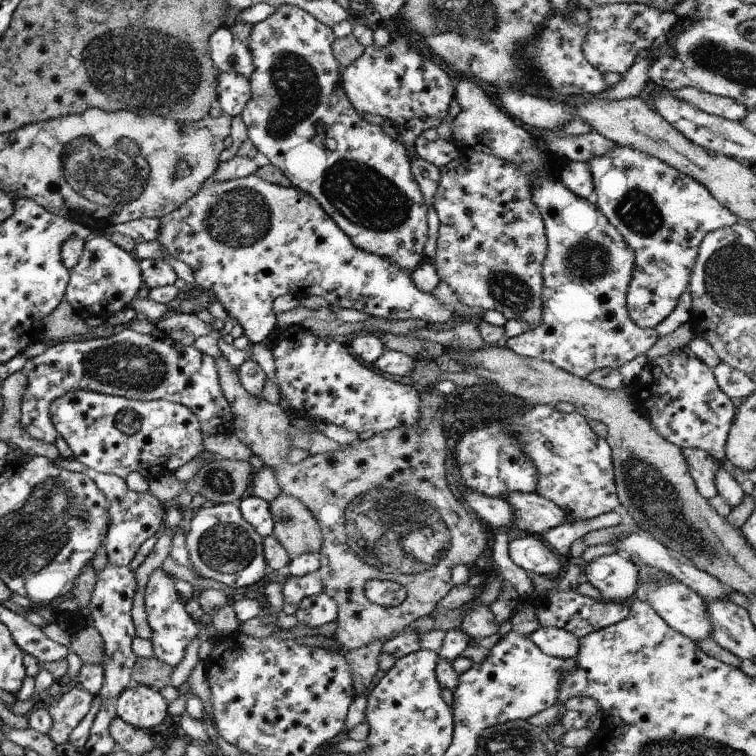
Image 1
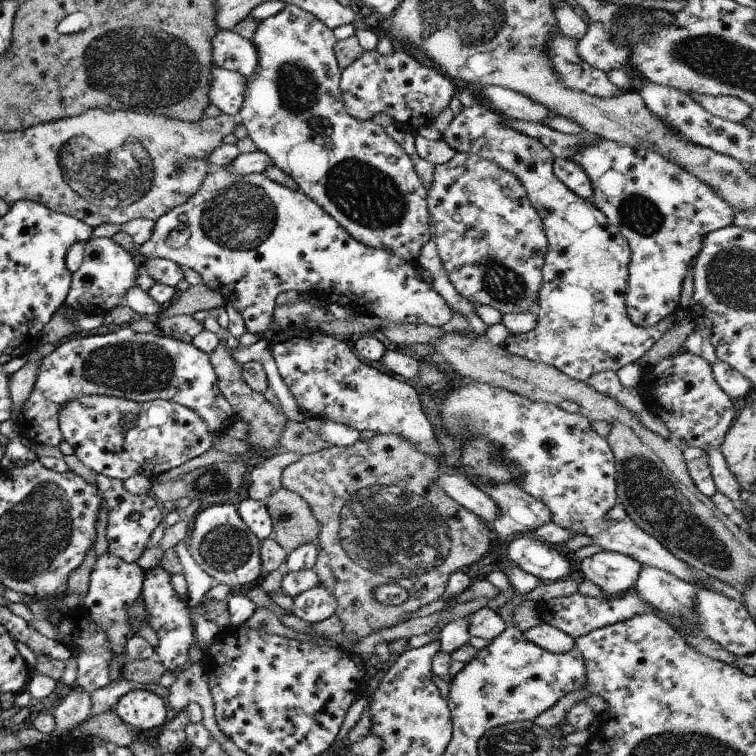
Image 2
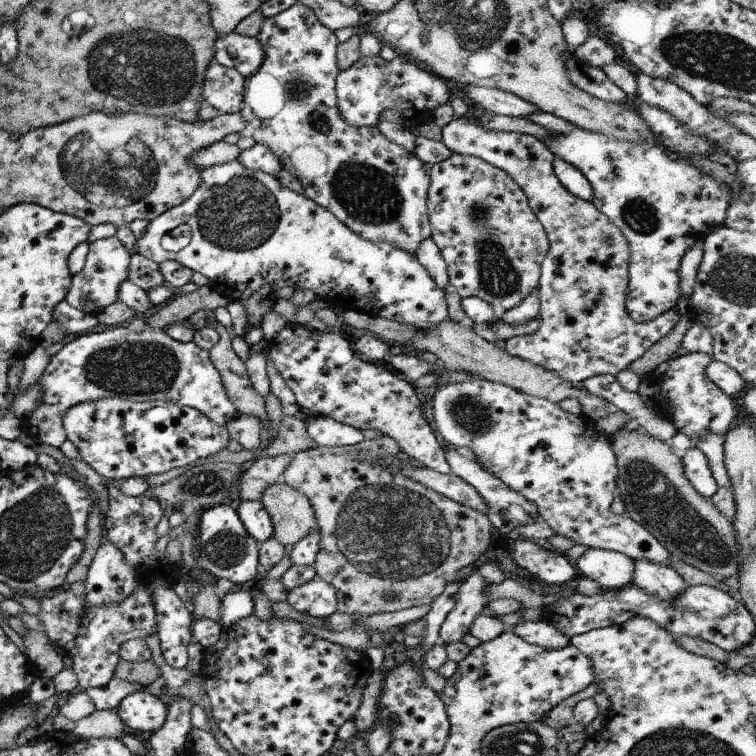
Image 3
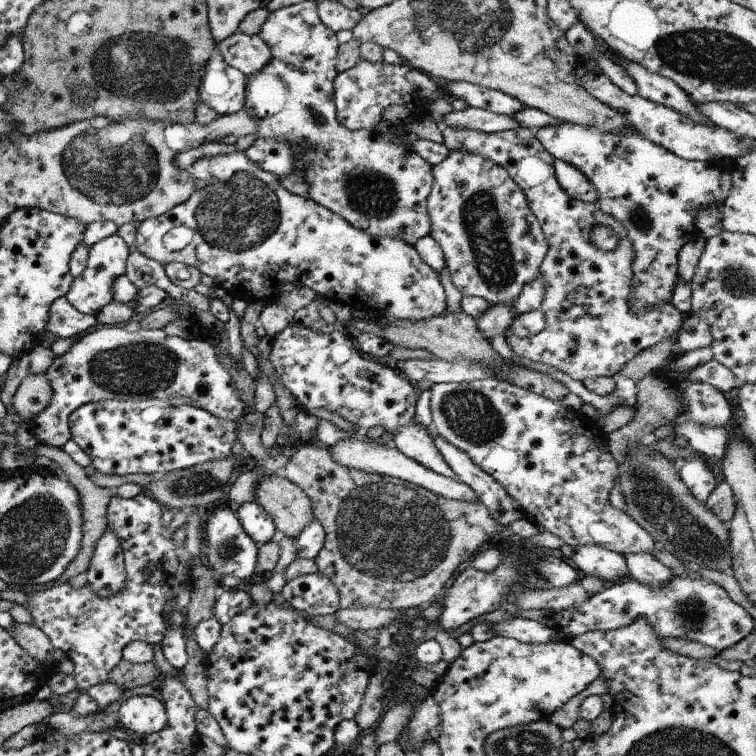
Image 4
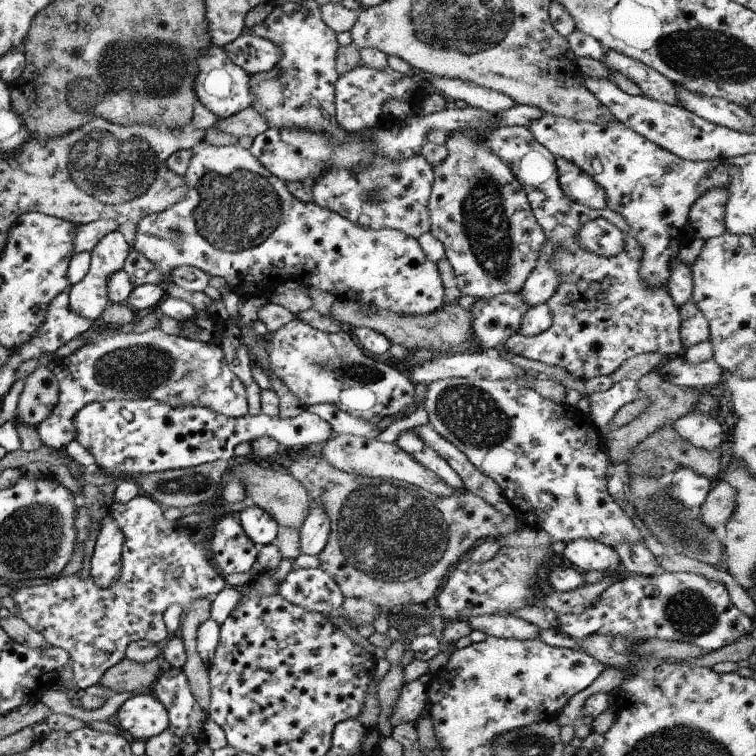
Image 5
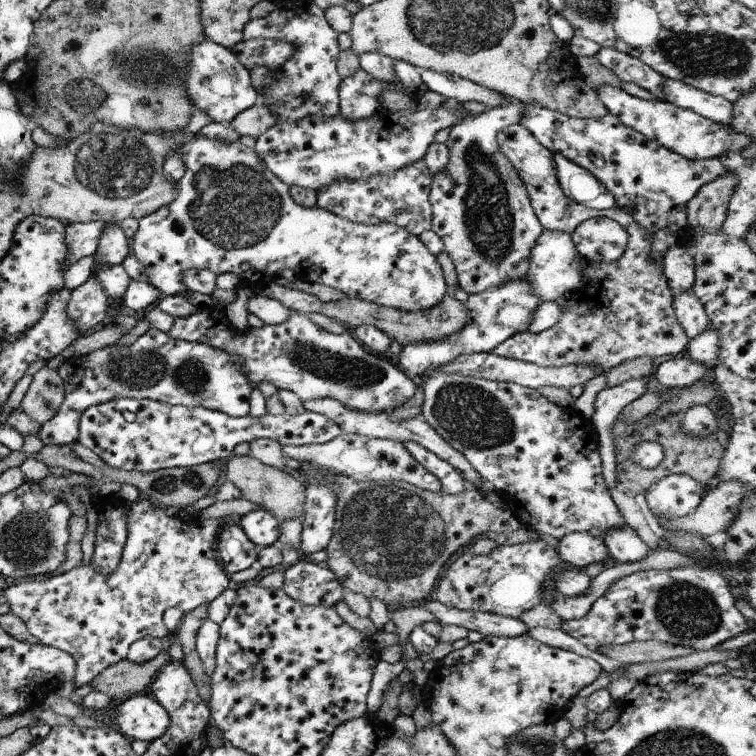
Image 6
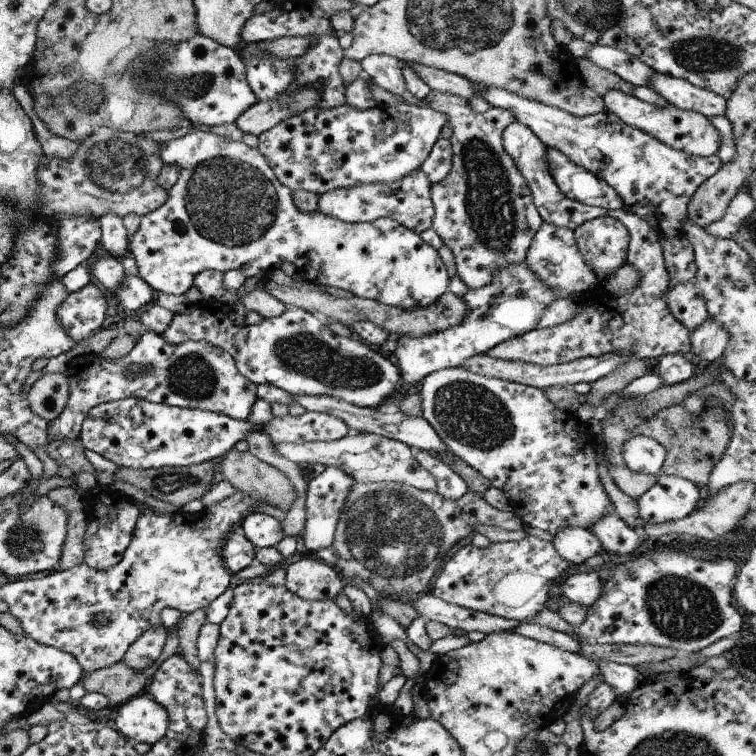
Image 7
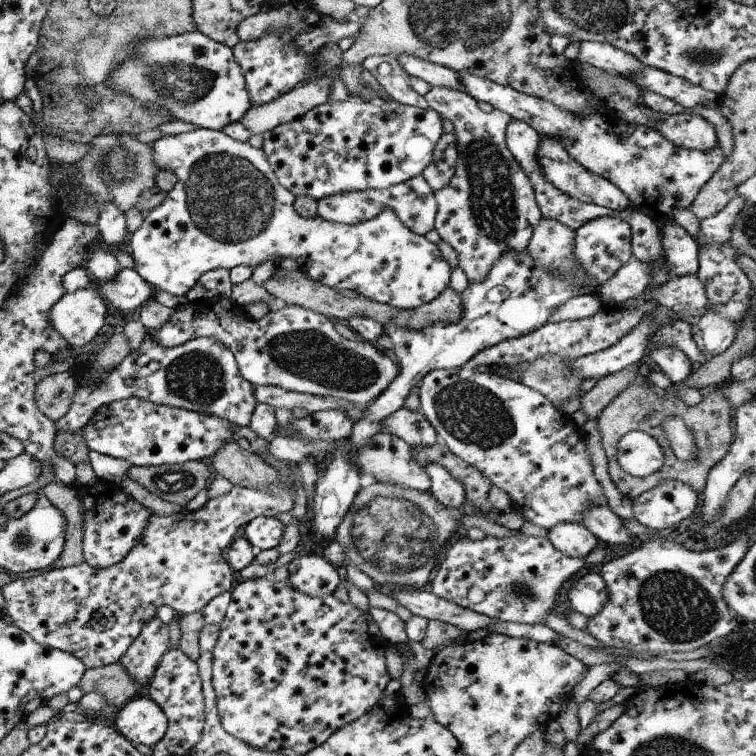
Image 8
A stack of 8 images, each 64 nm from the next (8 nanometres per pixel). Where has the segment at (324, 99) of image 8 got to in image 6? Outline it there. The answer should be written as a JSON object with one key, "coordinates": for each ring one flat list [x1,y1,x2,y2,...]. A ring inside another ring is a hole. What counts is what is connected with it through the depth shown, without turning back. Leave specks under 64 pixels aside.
{"coordinates":[[259,101,256,105,243,110,237,114,228,126,235,130,239,137,250,136,257,139,263,132,266,132,277,122,277,114,271,114,265,106]]}

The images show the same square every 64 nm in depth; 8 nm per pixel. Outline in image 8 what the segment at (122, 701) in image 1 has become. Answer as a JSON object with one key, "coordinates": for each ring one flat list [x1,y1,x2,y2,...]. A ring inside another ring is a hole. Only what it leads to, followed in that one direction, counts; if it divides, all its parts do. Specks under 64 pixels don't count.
{"coordinates":[[143,692,119,706,113,727,131,744,152,747,163,738,167,719,157,703]]}

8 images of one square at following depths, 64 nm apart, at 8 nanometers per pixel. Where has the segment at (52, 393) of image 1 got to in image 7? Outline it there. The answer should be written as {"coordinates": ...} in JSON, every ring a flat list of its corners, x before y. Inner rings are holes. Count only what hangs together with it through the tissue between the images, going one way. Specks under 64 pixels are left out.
{"coordinates":[[153,331,142,334,121,358,104,359,99,354,73,358,63,375,68,382,68,397,59,416,47,423,46,436,51,444,77,439,82,420,95,405,127,397,211,411,235,420,247,419,256,399,256,385,239,374,233,357,224,350,205,341,169,344]]}

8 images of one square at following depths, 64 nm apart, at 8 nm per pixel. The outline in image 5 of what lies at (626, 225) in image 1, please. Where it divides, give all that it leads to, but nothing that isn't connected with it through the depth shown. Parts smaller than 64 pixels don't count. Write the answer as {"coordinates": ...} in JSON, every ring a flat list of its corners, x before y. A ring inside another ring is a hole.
{"coordinates":[[538,111,530,115,526,125,533,139,541,144,553,156,553,159,563,158,566,162,571,162,579,170,591,176,599,188,605,190,606,208,615,210,617,214,625,218,625,222,629,224,629,230,633,232,633,238,643,248,641,262,639,262,641,280,649,288,663,286,666,290,667,274,669,274,667,266,671,258,692,235,688,224,689,206,692,206,705,190,711,190,717,186,728,188,730,179,727,168,719,159,706,162,678,158,615,120,596,124,553,117,543,112,537,113]]}

